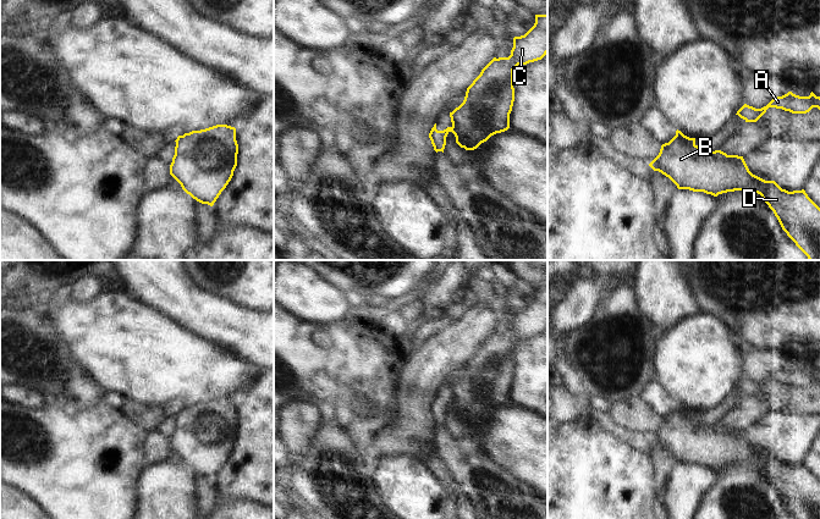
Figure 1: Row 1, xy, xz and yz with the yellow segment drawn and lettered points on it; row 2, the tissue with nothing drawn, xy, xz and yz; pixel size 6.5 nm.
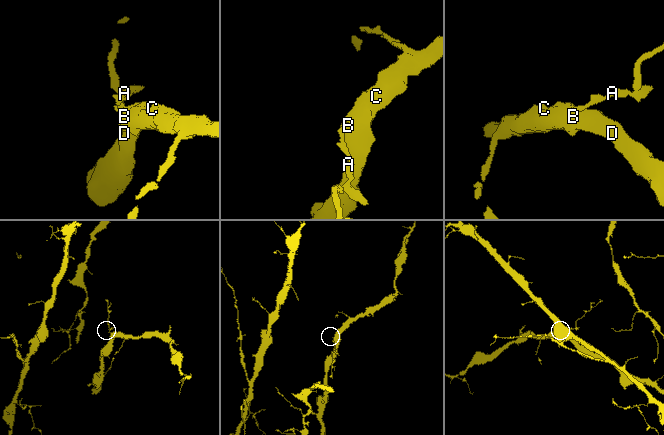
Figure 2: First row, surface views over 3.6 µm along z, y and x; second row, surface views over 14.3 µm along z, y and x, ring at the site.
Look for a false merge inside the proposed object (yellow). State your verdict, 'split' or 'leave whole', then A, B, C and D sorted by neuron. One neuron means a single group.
split; groups A / B C D

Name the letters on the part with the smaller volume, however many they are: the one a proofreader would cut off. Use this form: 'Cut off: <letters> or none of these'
Cut off: A.

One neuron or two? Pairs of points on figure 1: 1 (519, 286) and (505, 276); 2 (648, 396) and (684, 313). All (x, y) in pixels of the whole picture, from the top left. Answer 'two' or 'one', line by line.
1: two
2: two

